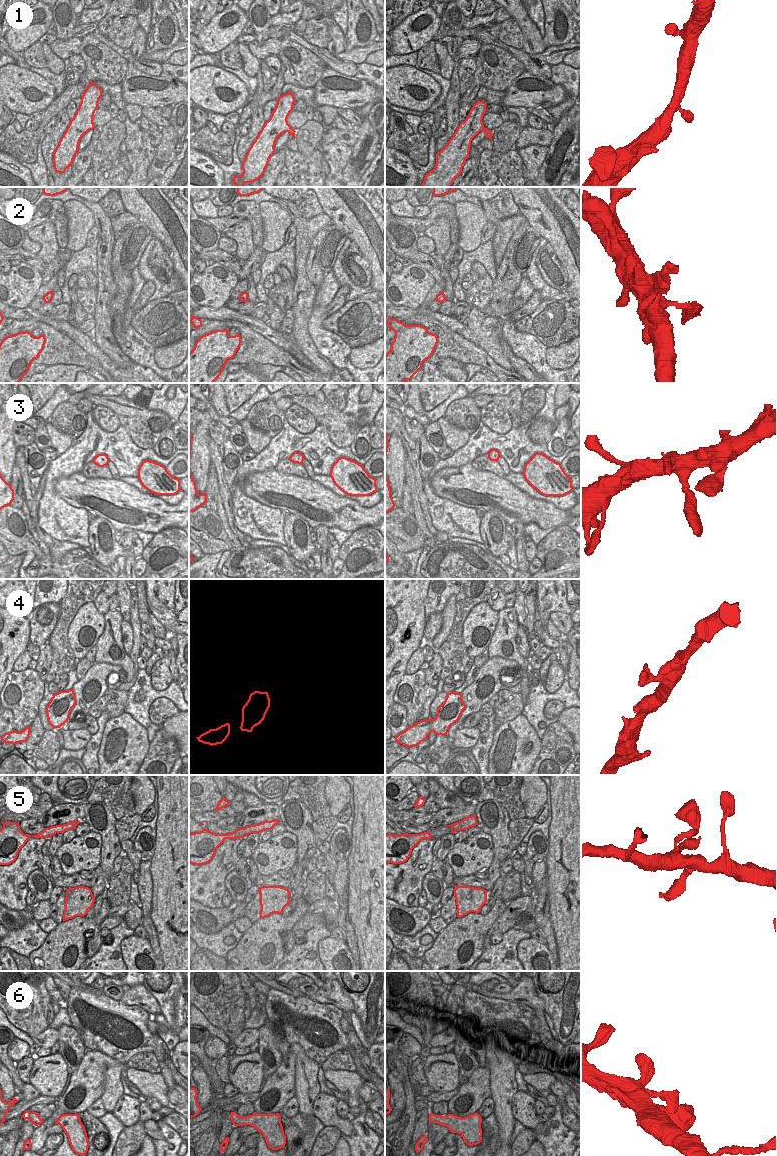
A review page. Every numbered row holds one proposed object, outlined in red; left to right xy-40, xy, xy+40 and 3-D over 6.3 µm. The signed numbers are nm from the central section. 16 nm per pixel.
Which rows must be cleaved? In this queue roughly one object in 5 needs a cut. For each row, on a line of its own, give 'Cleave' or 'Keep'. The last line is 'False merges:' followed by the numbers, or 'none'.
1: Keep
2: Keep
3: Keep
4: Keep
5: Keep
6: Keep
False merges: none

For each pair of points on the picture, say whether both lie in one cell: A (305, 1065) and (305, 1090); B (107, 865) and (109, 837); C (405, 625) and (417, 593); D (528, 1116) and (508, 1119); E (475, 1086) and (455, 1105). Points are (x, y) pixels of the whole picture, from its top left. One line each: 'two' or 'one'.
A: one
B: one
C: one
D: two
E: one

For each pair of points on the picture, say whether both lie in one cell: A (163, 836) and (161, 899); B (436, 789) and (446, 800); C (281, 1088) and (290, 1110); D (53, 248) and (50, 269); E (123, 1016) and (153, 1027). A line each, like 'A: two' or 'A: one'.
A: one
B: one
C: two
D: two
E: two

